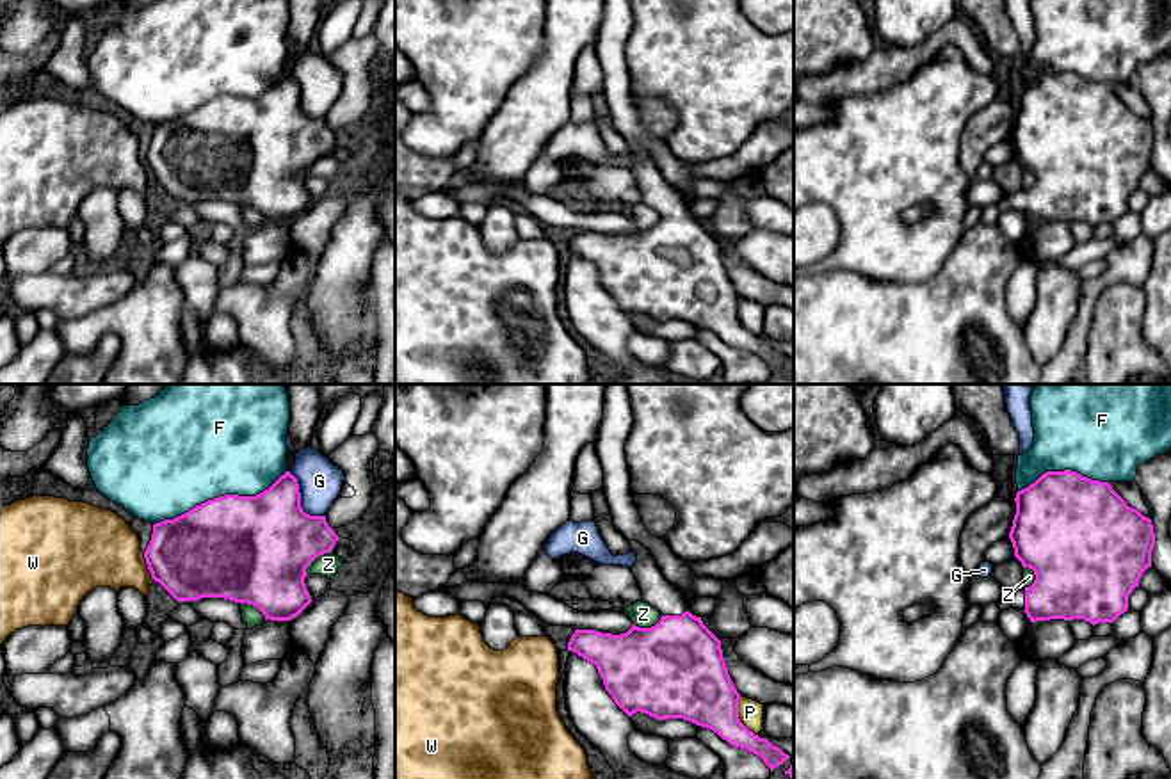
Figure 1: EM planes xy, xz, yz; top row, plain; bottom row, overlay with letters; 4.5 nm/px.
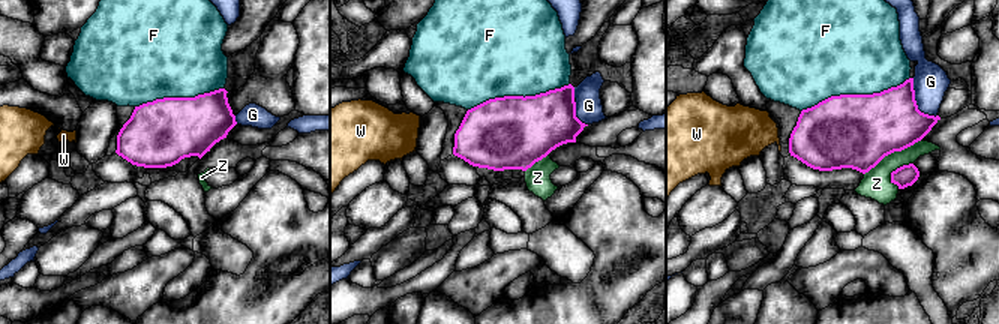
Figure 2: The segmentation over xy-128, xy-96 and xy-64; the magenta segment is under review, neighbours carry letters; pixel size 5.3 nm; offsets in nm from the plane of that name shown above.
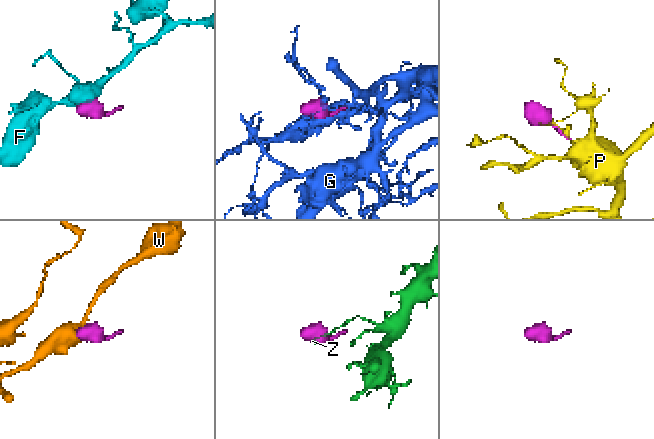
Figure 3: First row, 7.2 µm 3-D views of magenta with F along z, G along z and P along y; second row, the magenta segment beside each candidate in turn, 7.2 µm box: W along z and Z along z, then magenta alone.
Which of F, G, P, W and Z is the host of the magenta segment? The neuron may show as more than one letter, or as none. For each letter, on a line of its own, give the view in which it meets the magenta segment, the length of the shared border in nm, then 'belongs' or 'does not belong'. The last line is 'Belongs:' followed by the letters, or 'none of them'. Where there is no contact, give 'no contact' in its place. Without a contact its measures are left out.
F: contact in xy; length 650 nm; does not belong
G: contact in xy; length 260 nm; does not belong
P: contact in xz; length 200 nm; does not belong
W: contact in xy; length 130 nm; does not belong
Z: contact in xy; length 160 nm; does not belong
Belongs: none of them

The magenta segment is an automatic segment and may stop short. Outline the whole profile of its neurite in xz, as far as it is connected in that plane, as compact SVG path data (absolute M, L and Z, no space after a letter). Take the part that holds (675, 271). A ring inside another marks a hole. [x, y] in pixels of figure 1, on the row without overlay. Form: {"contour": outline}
{"contour": "M637 142L628 144L637 158L637 164L630 171L639 185L642 203L662 215L660 222L651 229L632 226L621 237L575 231L568 244L568 253L596 267L605 292L628 318L641 313L657 322L689 322L712 331L730 347L760 357L772 373L790 357L740 324L740 295L728 276L721 242L703 226L701 219L689 213L683 194L664 180L651 153Z"}

